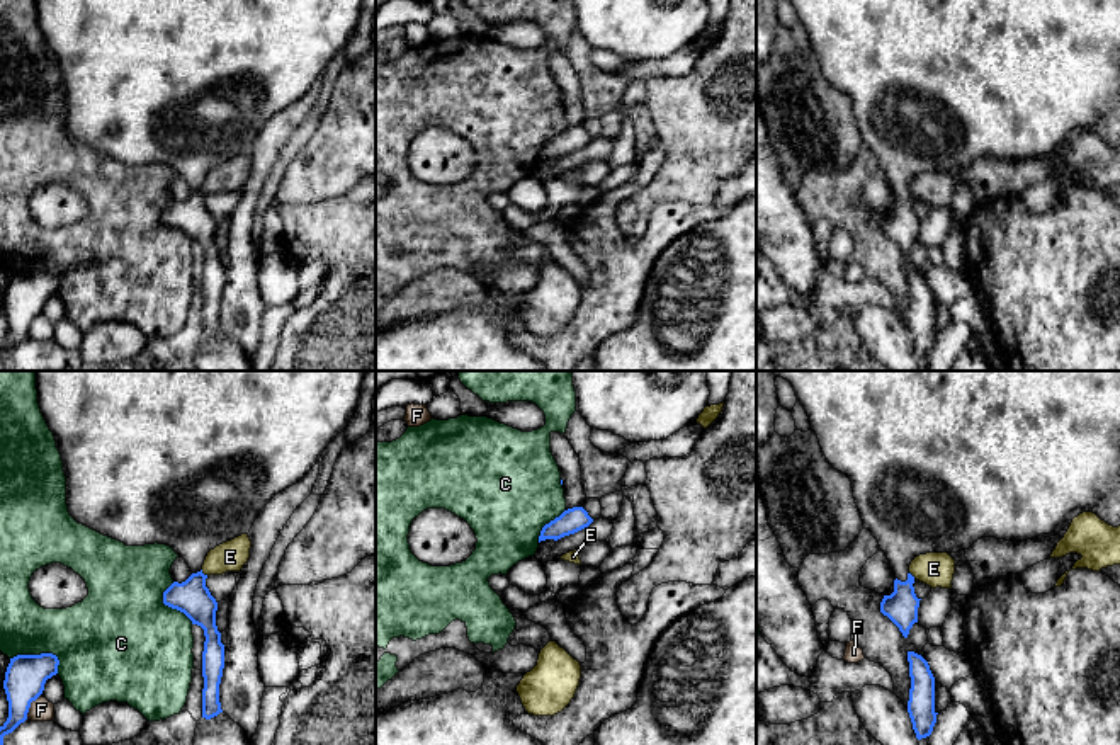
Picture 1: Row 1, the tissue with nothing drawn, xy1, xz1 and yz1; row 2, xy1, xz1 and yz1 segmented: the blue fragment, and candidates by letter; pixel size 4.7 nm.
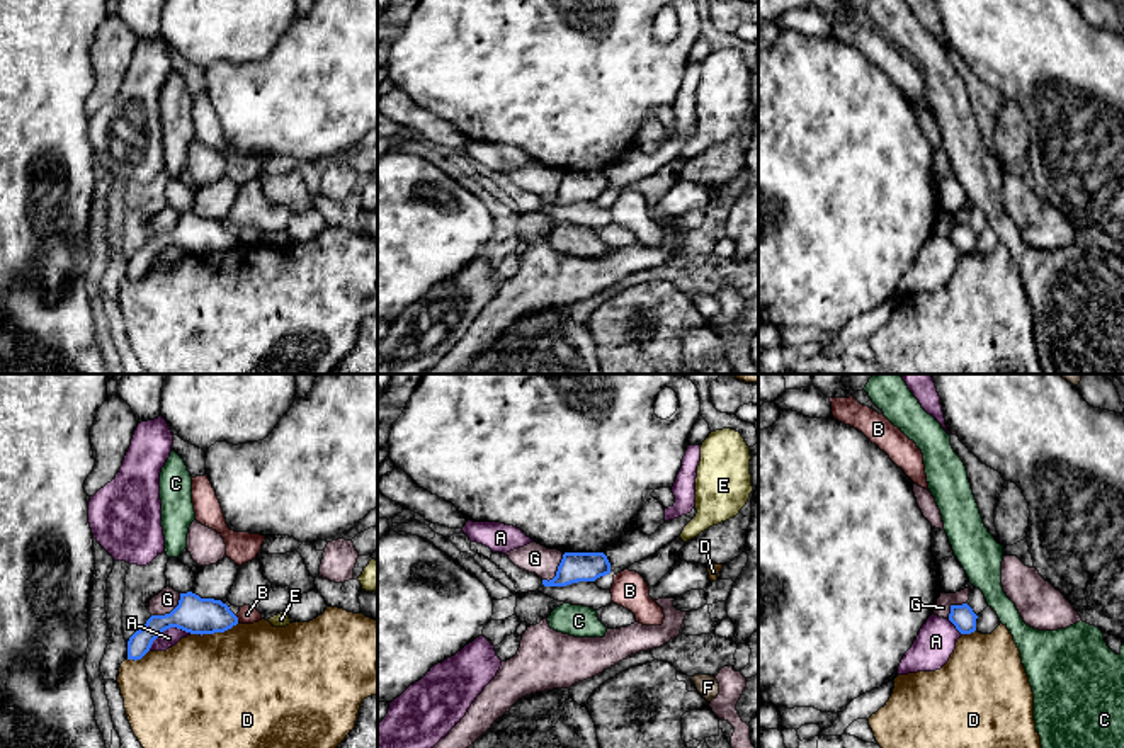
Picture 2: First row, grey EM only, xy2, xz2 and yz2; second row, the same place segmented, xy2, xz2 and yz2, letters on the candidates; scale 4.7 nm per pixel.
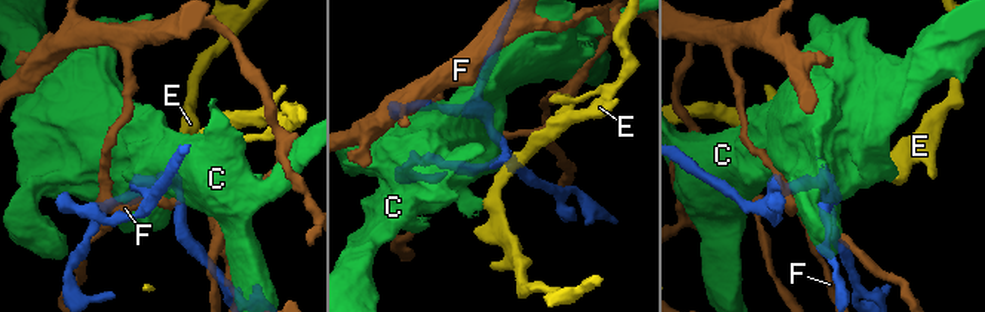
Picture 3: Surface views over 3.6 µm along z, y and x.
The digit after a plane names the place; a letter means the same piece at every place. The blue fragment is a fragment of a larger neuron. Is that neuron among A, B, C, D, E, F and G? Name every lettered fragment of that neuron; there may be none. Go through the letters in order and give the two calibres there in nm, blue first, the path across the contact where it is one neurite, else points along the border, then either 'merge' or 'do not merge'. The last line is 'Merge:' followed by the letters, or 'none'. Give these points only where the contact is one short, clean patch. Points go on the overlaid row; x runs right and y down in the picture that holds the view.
A: calibres 180 and 90 nm; do not merge
B: calibres 180 and 90 nm; border xy2 (235, 616), (238, 621); do not merge
C: calibres 190 and 340 nm; do not merge
D: calibres 180 and 480 nm; do not merge
E: calibres 170 and 140 nm; border xy1 (201, 570), (208, 575); do not merge
F: calibres 190 and 110 nm; border xy1 (39, 694), (31, 703), (26, 718); do not merge
G: calibres 180 and 100 nm; border xy2 (181, 594), (179, 602), (169, 612), (152, 616); do not merge
Merge: none

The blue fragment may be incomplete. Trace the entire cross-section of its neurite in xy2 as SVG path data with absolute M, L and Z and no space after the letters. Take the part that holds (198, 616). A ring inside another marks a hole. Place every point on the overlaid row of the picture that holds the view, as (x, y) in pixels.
M187 592L180 593L179 605L165 615L151 615L146 624L128 641L128 660L141 660L153 641L167 629L177 627L190 634L224 632L238 624L238 617L226 604L214 598L201 598Z

